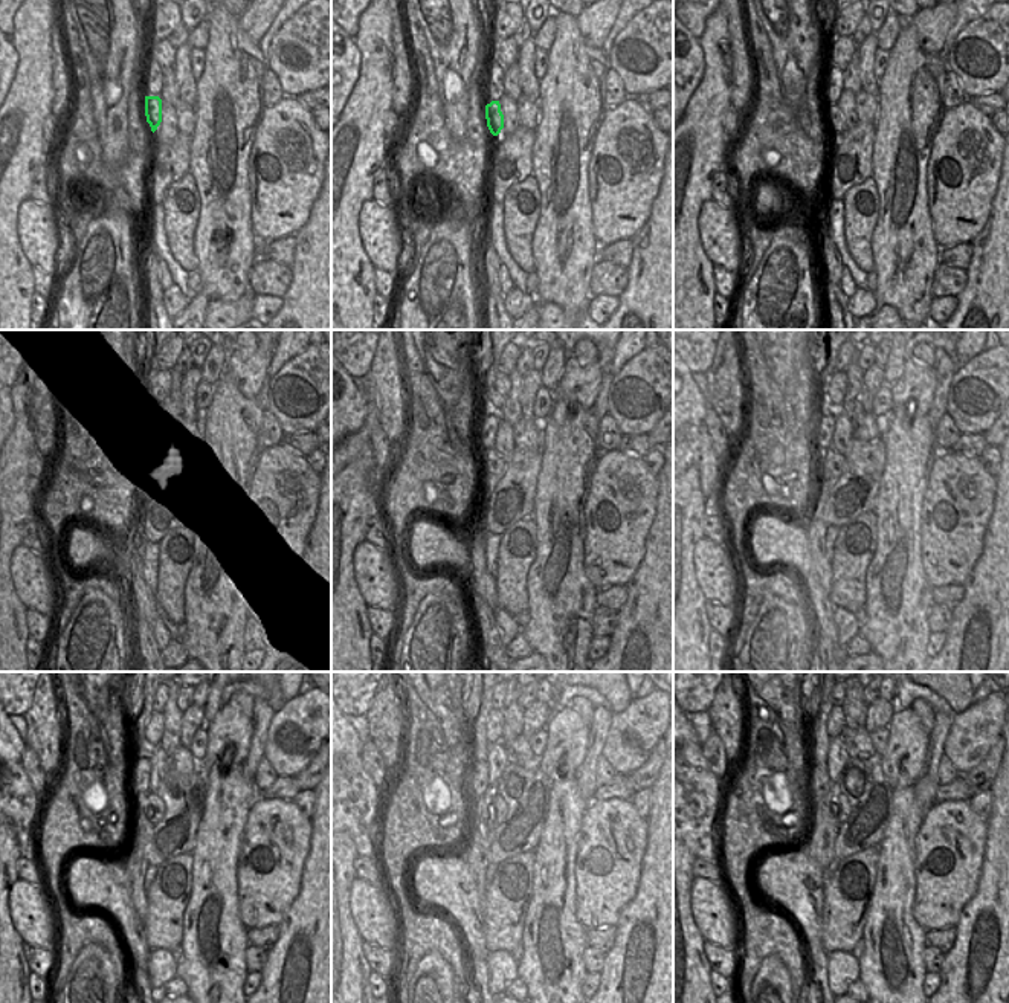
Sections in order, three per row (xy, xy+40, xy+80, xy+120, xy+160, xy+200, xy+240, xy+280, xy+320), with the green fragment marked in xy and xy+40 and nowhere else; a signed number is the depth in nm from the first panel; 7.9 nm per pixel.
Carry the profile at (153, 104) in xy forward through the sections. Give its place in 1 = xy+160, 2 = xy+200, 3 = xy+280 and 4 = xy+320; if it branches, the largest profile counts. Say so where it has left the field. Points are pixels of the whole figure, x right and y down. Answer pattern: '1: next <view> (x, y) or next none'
1: next xy+160 (490, 463)
2: next xy+200 (831, 464)
3: next xy+280 (492, 808)
4: next xy+320 (835, 808)

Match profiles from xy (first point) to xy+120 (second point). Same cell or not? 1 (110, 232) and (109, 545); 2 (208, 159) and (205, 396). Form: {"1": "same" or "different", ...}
{"1": "different", "2": "different"}

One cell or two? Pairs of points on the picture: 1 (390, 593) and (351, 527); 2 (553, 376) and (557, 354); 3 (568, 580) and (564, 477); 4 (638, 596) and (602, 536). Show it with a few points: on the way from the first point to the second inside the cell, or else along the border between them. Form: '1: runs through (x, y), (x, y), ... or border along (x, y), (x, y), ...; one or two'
1: border along (364, 539), (353, 553), (353, 577); two
2: runs through (553, 371), (556, 359); one
3: runs through (547, 586), (547, 513); one
4: border along (644, 547), (644, 556), (635, 574), (626, 583); two

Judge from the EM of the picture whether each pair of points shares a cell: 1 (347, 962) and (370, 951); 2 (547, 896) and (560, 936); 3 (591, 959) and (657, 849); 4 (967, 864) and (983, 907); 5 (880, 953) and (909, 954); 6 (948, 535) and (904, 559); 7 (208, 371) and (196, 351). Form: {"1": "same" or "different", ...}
{"1": "different", "2": "same", "3": "different", "4": "different", "5": "same", "6": "different", "7": "different"}

